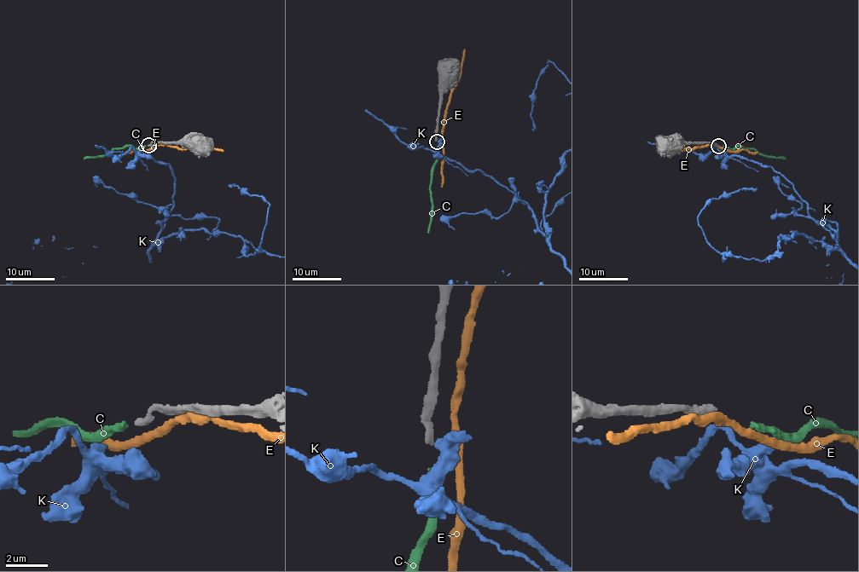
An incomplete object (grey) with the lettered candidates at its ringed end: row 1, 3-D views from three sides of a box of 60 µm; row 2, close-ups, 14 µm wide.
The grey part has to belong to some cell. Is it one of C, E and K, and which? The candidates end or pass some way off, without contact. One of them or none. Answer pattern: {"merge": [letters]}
{"merge": ["C"]}

